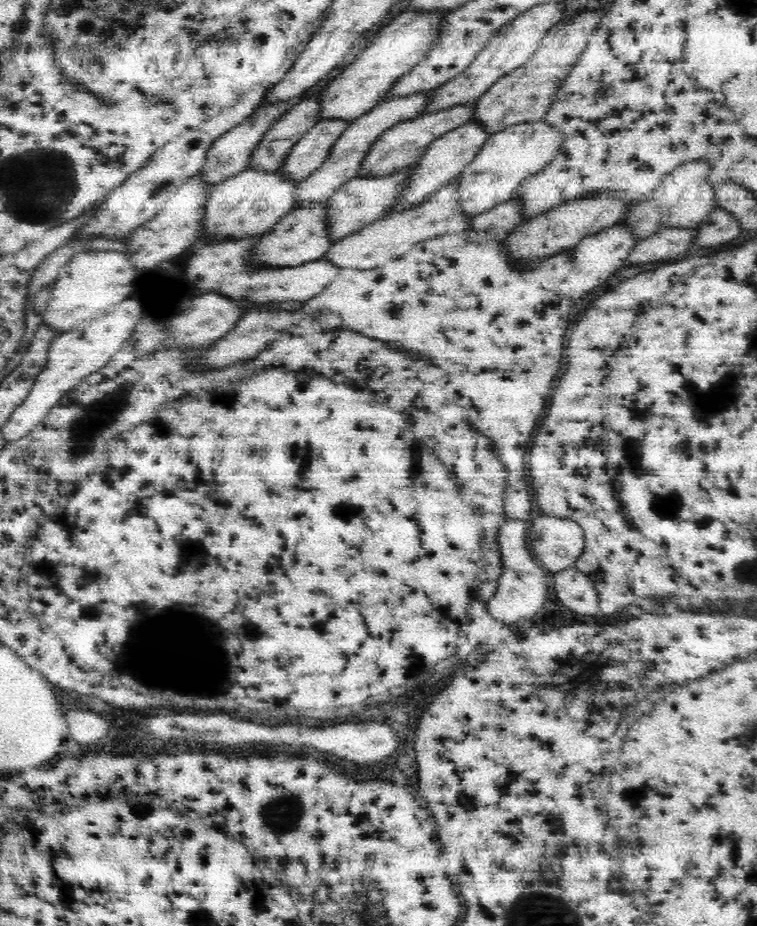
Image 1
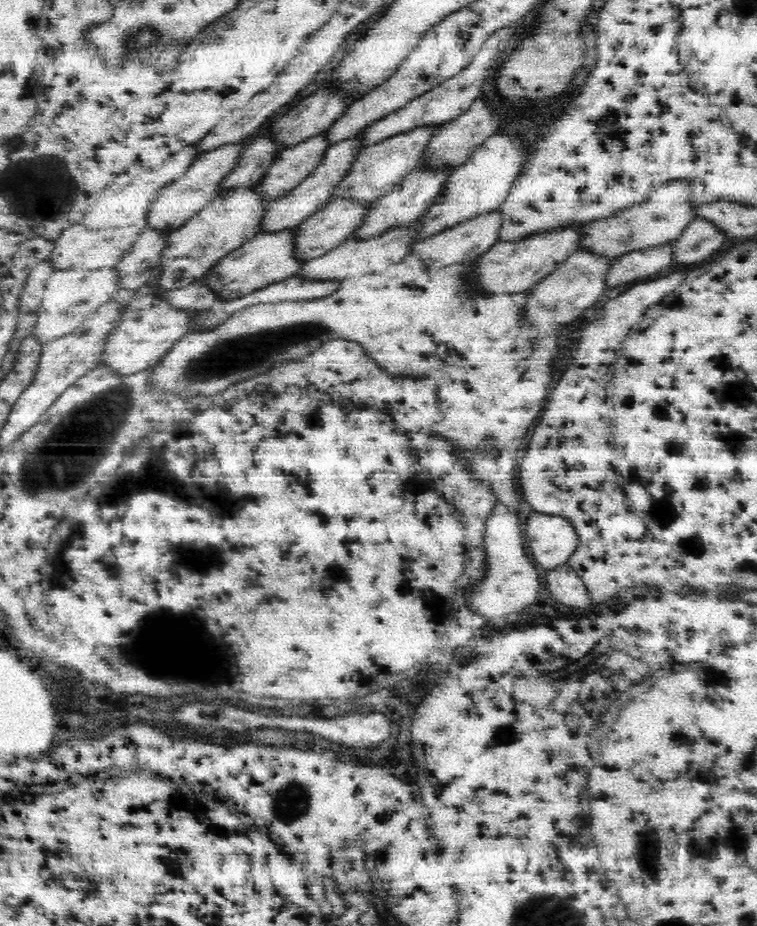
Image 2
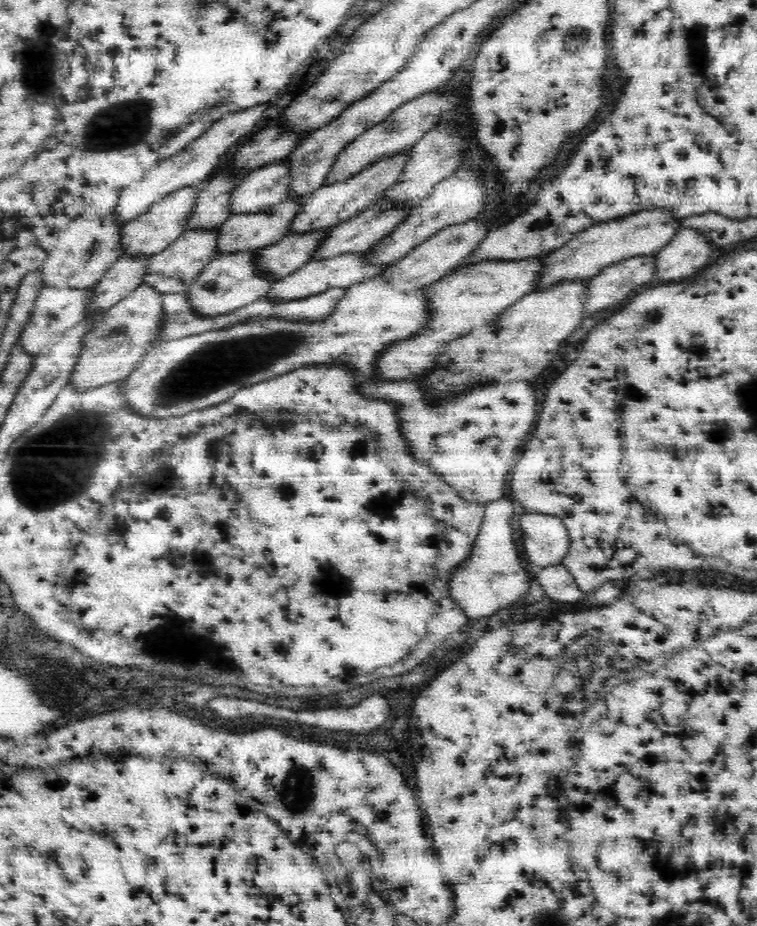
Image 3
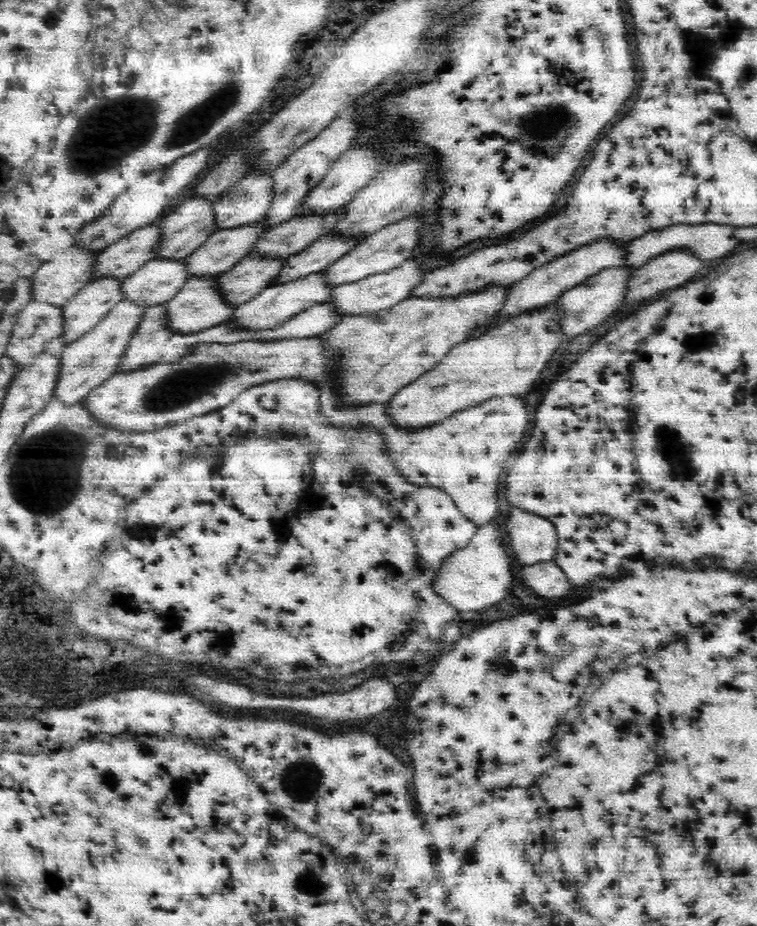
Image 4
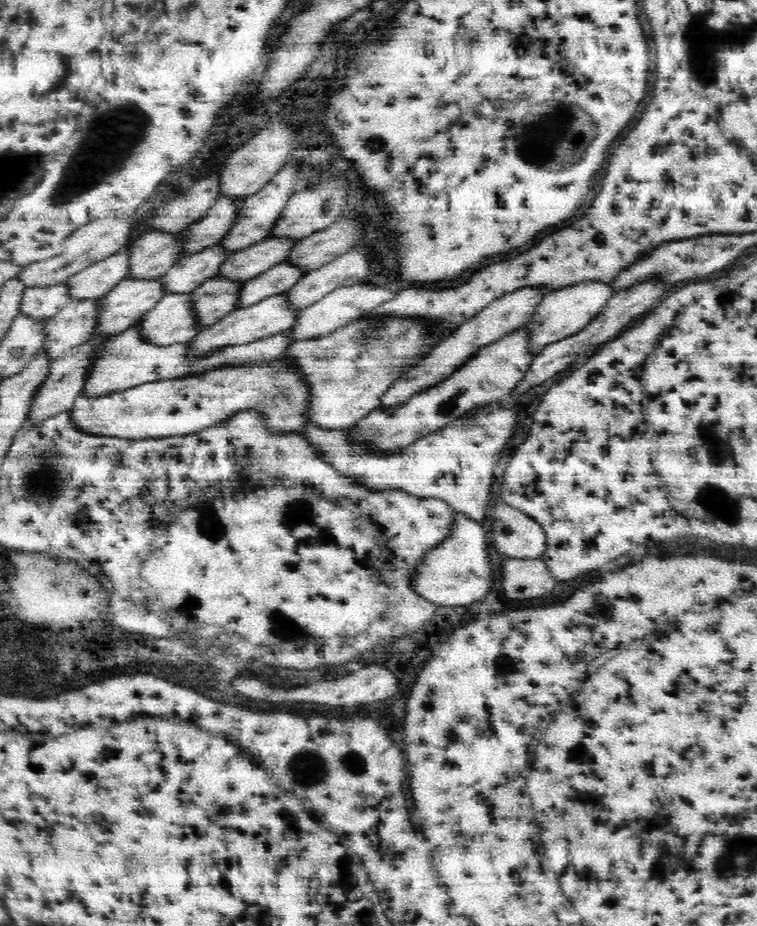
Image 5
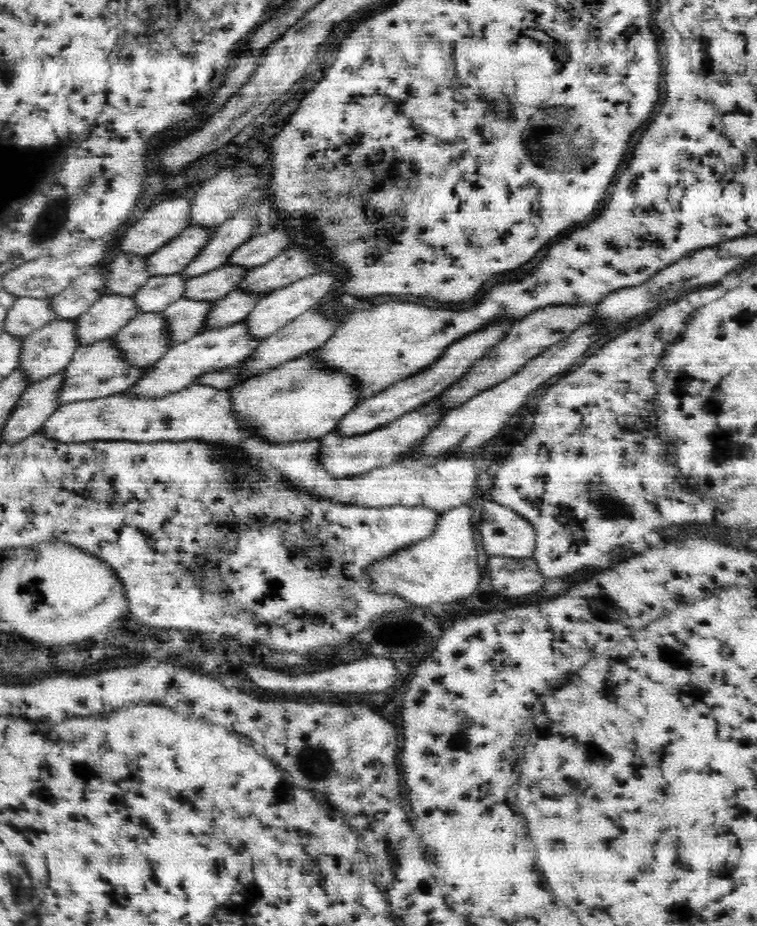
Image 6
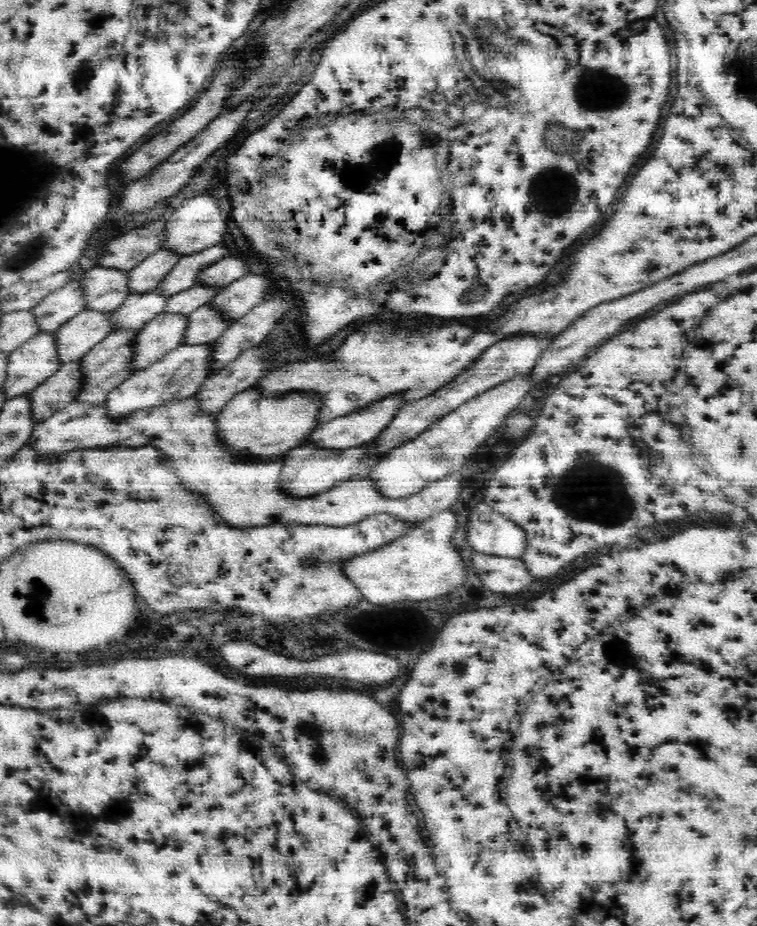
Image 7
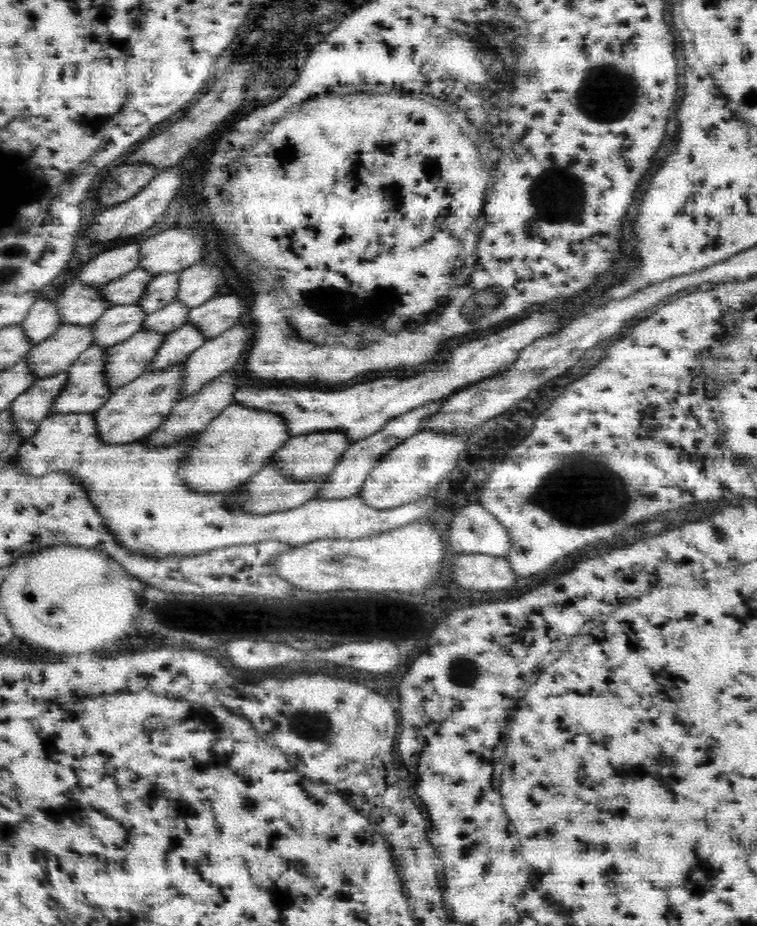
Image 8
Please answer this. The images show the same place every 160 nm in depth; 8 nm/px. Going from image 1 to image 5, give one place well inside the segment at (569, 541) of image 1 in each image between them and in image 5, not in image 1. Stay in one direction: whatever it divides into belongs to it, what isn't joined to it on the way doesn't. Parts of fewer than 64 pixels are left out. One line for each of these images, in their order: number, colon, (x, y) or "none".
2: (553, 540)
3: (545, 539)
4: (533, 539)
5: (514, 534)

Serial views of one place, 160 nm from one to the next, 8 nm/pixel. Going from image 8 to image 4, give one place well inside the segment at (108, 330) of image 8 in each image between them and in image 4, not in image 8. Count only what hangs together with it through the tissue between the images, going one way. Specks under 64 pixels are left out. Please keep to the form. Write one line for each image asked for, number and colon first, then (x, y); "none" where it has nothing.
4: (226, 247)
5: (187, 274)
6: (162, 290)
7: (138, 309)

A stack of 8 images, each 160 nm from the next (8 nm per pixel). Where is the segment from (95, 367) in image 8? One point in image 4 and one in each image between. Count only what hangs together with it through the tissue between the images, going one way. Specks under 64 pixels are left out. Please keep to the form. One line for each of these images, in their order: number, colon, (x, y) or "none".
4: (198, 305)
5: (173, 320)
6: (144, 340)
7: (109, 363)

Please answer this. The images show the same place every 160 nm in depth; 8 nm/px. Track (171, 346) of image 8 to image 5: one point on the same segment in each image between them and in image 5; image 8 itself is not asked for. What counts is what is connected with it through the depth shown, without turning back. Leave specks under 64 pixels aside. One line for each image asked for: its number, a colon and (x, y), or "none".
5: (279, 279)
6: (236, 306)
7: (205, 325)

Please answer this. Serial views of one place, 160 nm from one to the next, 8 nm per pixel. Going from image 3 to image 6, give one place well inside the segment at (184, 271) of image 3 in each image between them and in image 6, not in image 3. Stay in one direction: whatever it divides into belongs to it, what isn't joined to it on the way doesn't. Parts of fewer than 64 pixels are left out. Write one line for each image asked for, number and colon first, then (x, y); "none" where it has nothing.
4: (157, 281)
5: (123, 307)
6: (105, 317)

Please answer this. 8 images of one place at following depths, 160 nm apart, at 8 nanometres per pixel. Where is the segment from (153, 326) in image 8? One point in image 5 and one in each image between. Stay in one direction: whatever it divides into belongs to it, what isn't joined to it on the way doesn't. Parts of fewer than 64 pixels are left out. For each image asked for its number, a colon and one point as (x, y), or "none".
5: (259, 257)
6: (211, 286)
7: (184, 303)

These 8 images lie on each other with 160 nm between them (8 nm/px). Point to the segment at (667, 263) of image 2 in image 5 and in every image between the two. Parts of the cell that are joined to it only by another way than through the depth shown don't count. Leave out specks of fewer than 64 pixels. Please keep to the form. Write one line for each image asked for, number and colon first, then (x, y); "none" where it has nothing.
3: (617, 281)
4: (581, 308)
5: (561, 313)

